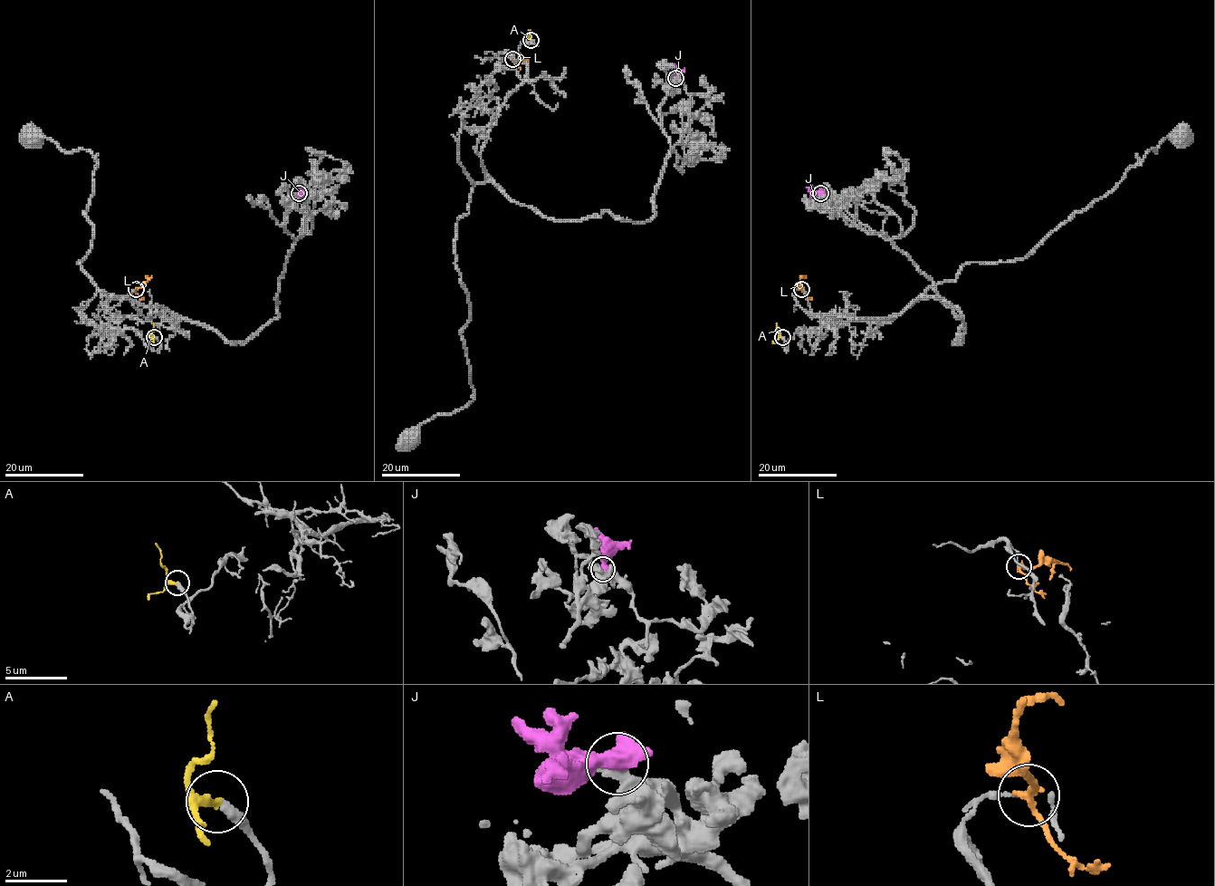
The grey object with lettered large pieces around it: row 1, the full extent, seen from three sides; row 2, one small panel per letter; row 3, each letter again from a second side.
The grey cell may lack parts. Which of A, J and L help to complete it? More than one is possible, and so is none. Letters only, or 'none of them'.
A

